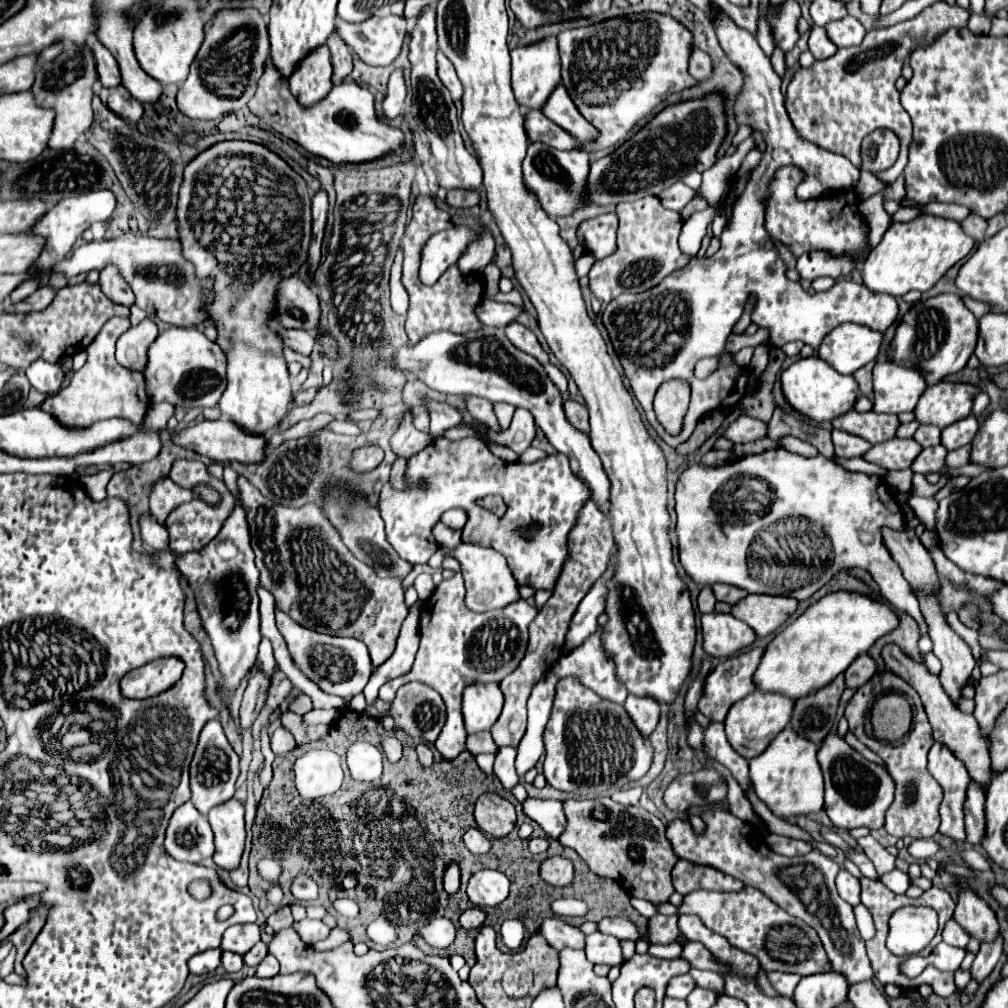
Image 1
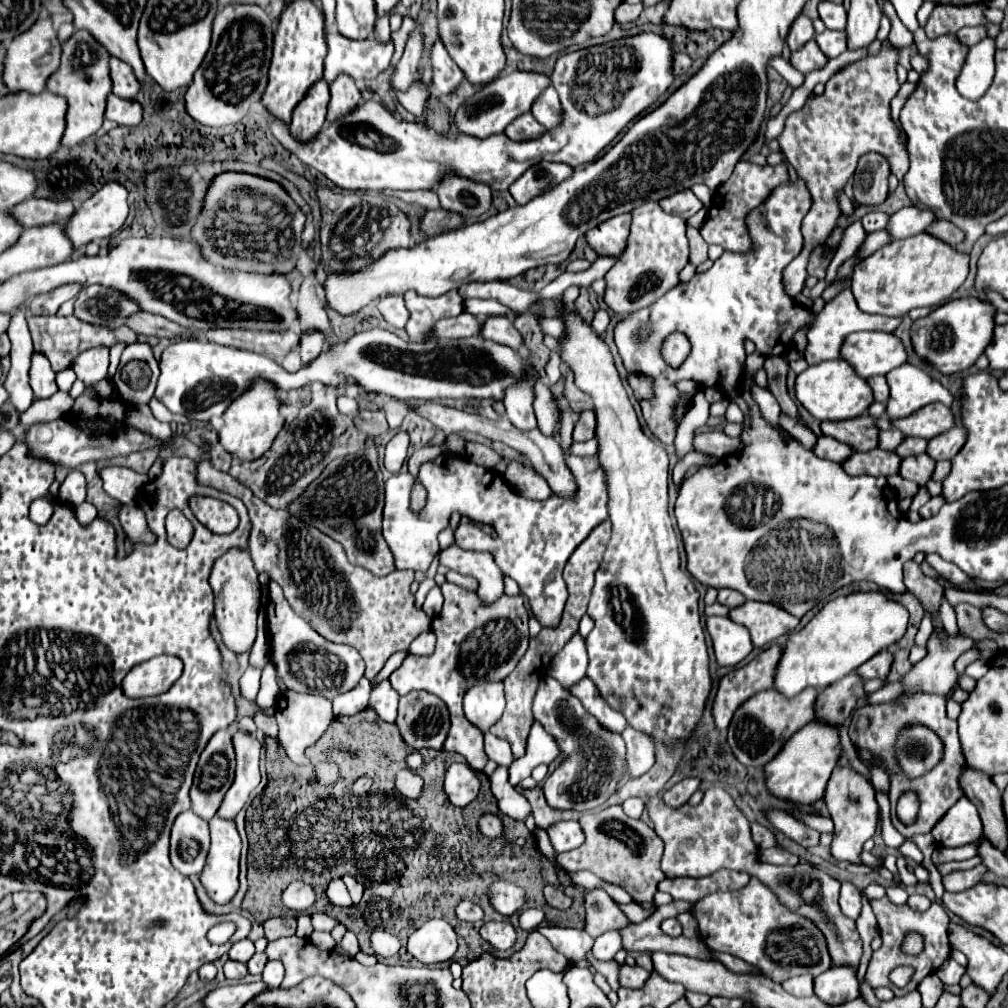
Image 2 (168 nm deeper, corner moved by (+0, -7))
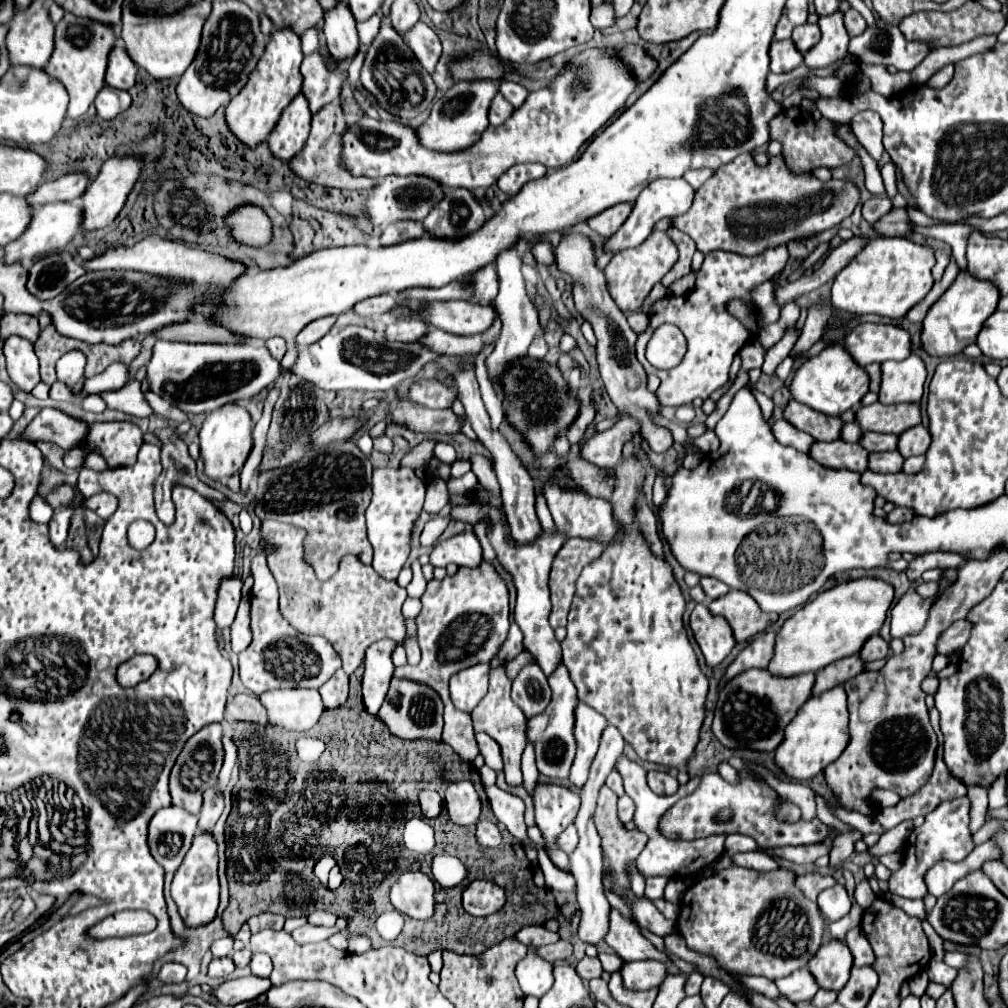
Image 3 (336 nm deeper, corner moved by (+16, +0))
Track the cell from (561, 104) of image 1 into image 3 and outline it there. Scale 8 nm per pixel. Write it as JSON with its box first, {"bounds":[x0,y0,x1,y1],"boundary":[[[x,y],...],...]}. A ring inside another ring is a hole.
{"bounds":[498,80,528,108],"boundary":[[[510,80],[500,82],[498,92],[500,92],[500,94],[502,94],[514,108],[520,106],[520,104],[524,102],[524,98],[528,96],[528,92],[526,92],[526,88],[524,88],[522,84],[516,84],[516,82],[510,82]]]}

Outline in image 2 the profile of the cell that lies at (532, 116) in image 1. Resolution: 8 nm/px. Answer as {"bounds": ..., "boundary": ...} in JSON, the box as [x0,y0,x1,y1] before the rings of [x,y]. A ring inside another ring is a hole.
{"bounds":[504,113,546,141],"boundary":[[[524,113],[520,115],[516,121],[512,121],[512,125],[508,125],[508,129],[504,131],[512,141],[530,141],[534,137],[540,137],[546,133],[546,127],[542,127],[532,113]]]}

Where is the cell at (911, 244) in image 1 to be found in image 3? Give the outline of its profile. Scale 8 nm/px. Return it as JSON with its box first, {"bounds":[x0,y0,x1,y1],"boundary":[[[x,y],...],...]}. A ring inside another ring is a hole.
{"bounds":[832,238,934,318],"boundary":[[[876,238],[836,274],[832,284],[832,306],[850,316],[880,314],[902,318],[930,292],[934,284],[930,272],[934,262],[934,250],[928,246],[914,244],[906,238]]]}

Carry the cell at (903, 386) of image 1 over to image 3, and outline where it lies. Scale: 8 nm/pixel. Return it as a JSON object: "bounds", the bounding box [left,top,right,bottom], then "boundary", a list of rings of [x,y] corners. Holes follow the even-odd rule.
{"bounds":[880,354,928,404],"boundary":[[[916,354],[900,362],[884,362],[880,402],[882,404],[920,402],[926,374],[928,374],[926,366],[922,358]]]}

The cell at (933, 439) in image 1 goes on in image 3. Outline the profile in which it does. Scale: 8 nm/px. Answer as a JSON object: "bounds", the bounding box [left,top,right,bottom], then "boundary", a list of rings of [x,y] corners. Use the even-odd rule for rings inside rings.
{"bounds":[860,432,898,452],"boundary":[[[864,432],[860,438],[860,446],[864,446],[868,452],[896,450],[896,442],[898,442],[898,436],[880,434],[880,432]]]}

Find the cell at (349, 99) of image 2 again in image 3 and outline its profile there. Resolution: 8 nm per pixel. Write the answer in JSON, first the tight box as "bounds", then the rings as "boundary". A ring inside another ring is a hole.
{"bounds":[288,104,372,190],"boundary":[[[332,104],[332,106],[324,106],[324,110],[320,110],[320,114],[312,116],[312,132],[310,138],[304,146],[304,150],[292,158],[292,162],[288,164],[290,170],[306,180],[306,182],[314,182],[320,186],[332,186],[332,188],[340,188],[340,190],[372,190],[372,178],[366,176],[352,176],[346,166],[342,164],[342,134],[344,134],[346,122],[344,122],[344,114],[340,104]]]}

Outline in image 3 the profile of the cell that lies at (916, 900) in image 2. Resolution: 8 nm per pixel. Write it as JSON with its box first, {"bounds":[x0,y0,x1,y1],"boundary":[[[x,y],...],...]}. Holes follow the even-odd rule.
{"bounds":[884,894,926,922],"boundary":[[[886,894],[884,898],[886,898],[888,902],[892,902],[894,906],[898,906],[900,910],[904,910],[908,916],[918,918],[920,922],[924,922],[926,910],[924,910],[924,902],[922,902],[922,900],[906,900],[906,898],[896,898],[896,896],[892,896],[892,894]]]}

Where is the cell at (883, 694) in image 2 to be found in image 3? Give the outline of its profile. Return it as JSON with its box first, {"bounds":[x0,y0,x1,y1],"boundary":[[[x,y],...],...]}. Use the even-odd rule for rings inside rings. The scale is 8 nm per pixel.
{"bounds":[776,686,848,780],"boundary":[[[836,686],[826,694],[812,696],[802,708],[800,714],[788,724],[786,738],[782,746],[776,748],[776,766],[782,768],[794,780],[808,780],[824,770],[830,762],[834,762],[844,748],[848,746],[848,708],[846,708],[846,692],[844,686]]]}

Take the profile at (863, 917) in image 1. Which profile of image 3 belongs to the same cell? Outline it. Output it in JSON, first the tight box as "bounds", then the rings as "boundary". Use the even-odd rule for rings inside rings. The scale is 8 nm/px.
{"bounds":[846,928,874,966],"boundary":[[[852,928],[846,934],[846,942],[854,954],[854,966],[872,966],[874,960],[874,952],[864,936],[864,932],[860,928]]]}

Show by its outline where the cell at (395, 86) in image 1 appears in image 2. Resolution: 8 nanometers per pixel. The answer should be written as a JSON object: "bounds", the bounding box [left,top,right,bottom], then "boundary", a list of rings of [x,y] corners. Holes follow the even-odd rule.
{"bounds":[390,29,422,91],"boundary":[[[414,29],[410,33],[408,43],[406,43],[404,55],[402,55],[400,63],[396,65],[396,71],[392,75],[392,83],[390,85],[392,85],[394,91],[410,89],[410,85],[414,83],[414,75],[416,75],[420,57],[422,57],[422,33],[418,29]]]}

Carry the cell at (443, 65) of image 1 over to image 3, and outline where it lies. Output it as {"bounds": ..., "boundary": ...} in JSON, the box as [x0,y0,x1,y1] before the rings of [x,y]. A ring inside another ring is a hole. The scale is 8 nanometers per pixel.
{"bounds":[404,22,442,74],"boundary":[[[416,22],[404,34],[404,38],[406,38],[408,46],[412,48],[412,52],[416,54],[418,62],[424,66],[424,70],[428,70],[432,74],[436,64],[438,64],[440,52],[442,52],[442,46],[440,46],[440,40],[438,40],[436,32],[428,24]]]}

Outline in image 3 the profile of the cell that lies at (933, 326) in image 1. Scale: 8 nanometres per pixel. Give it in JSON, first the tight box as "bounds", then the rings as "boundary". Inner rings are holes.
{"bounds":[922,270,1000,356],"boundary":[[[960,270],[956,280],[950,284],[950,288],[934,302],[934,306],[926,314],[924,330],[922,330],[924,350],[930,356],[962,354],[962,350],[968,344],[976,342],[978,332],[982,330],[988,316],[994,314],[998,302],[1000,302],[1000,290],[998,290],[996,284],[972,278],[972,274]]]}

